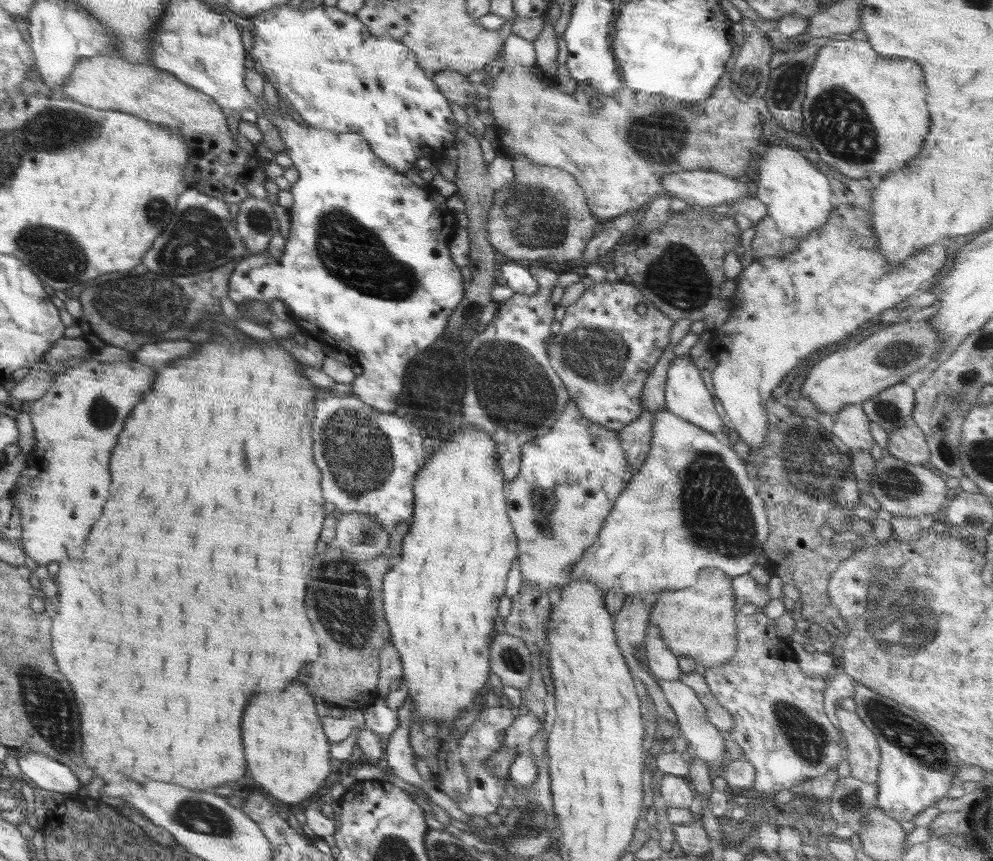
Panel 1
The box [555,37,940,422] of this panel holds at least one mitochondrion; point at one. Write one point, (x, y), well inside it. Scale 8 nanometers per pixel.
(839, 120)

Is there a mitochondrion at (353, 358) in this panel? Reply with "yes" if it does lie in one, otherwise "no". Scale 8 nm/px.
no

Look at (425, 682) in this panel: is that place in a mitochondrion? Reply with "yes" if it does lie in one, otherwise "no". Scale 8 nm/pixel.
no

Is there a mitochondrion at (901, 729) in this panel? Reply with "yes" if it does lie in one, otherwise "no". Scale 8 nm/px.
yes

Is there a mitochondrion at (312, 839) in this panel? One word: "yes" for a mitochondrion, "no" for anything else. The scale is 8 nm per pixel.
no

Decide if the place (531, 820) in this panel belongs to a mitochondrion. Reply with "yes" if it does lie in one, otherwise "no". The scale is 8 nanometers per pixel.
yes

